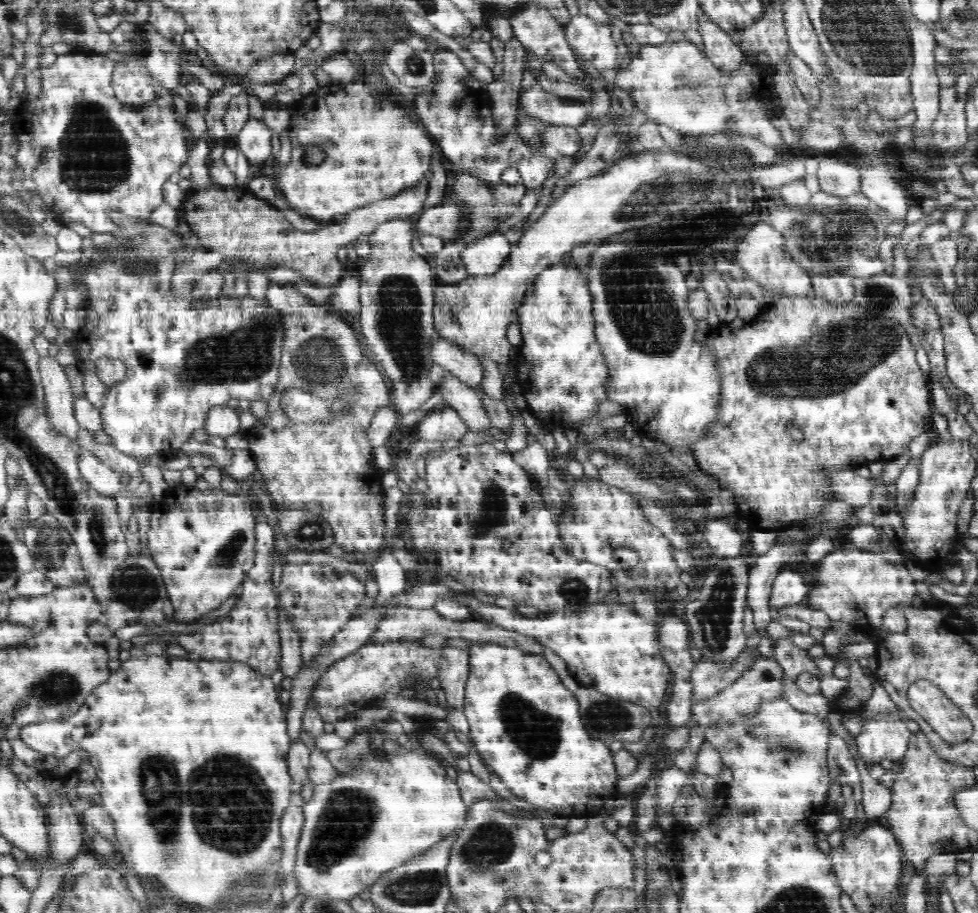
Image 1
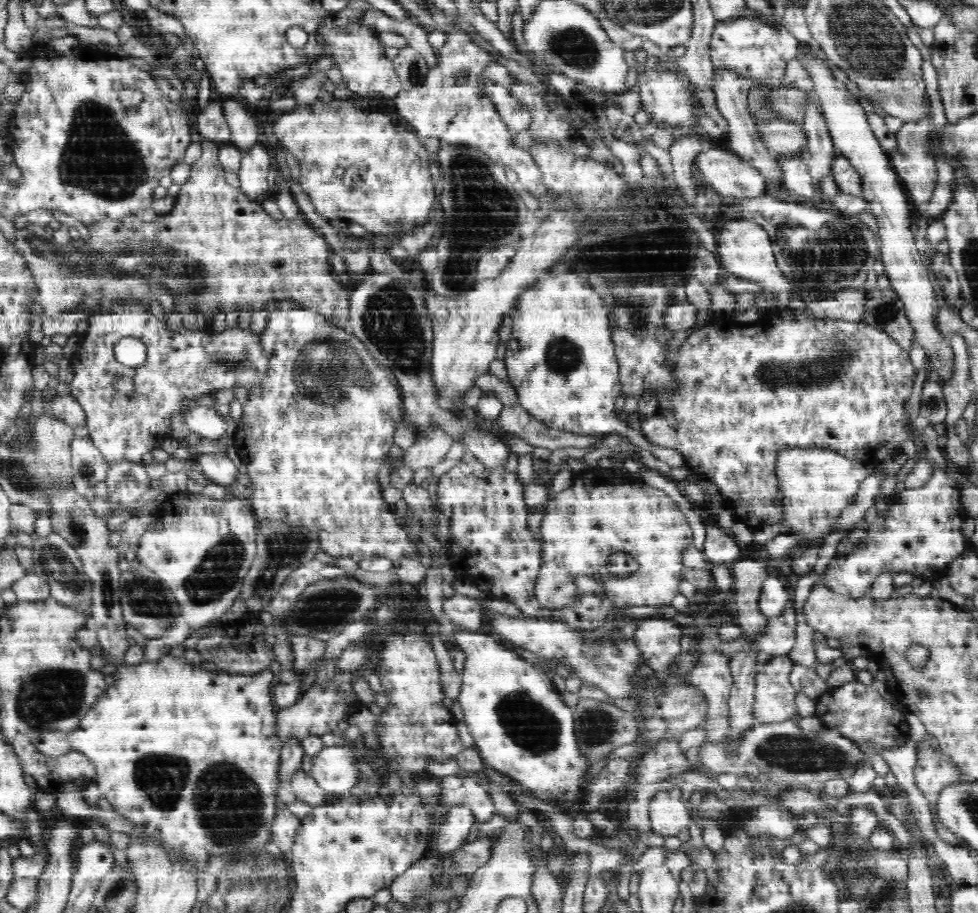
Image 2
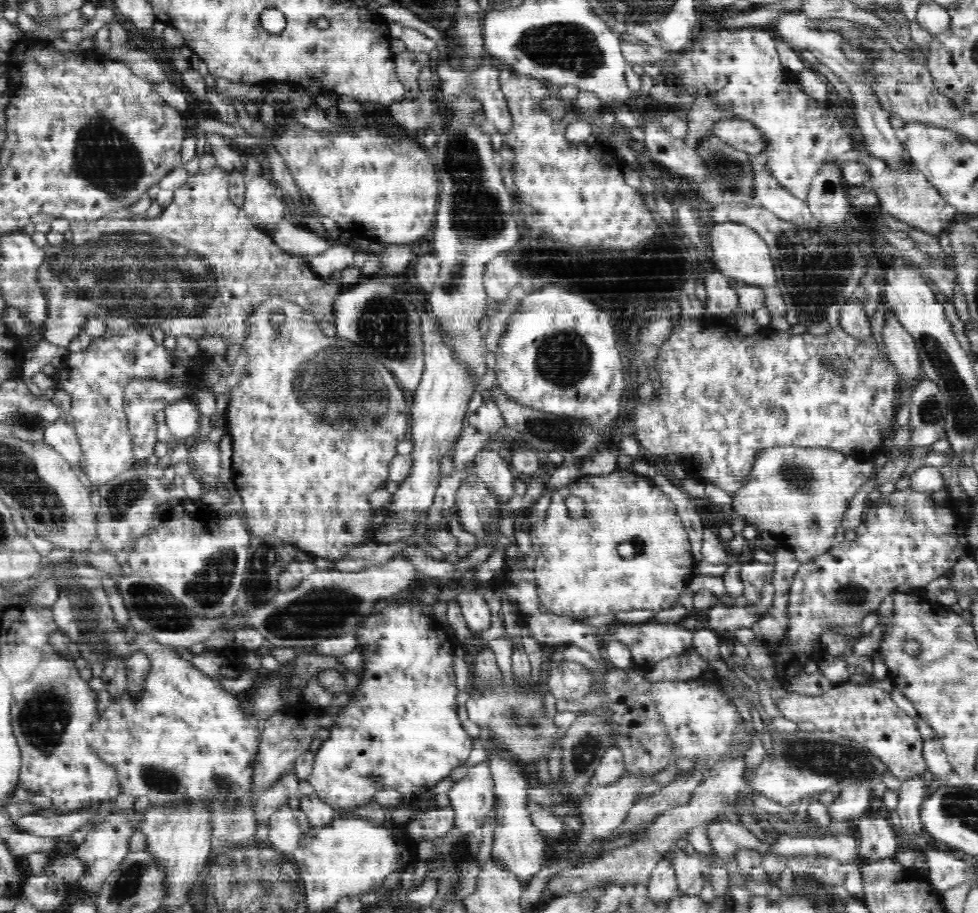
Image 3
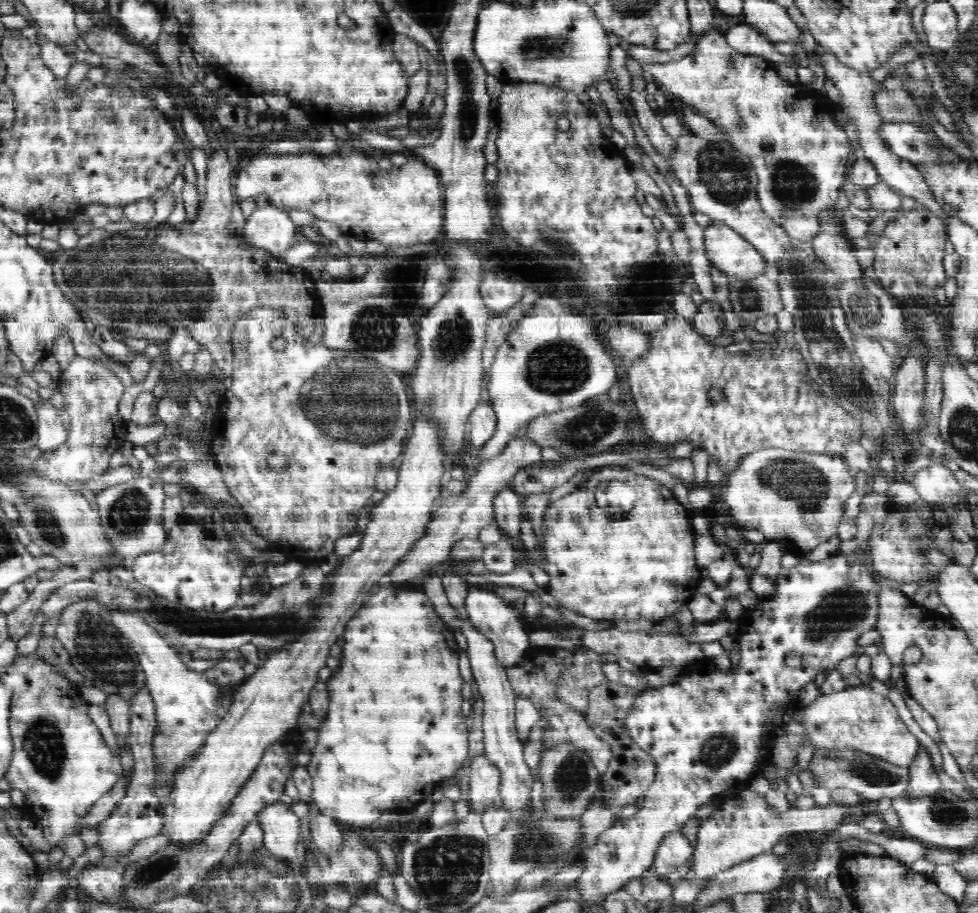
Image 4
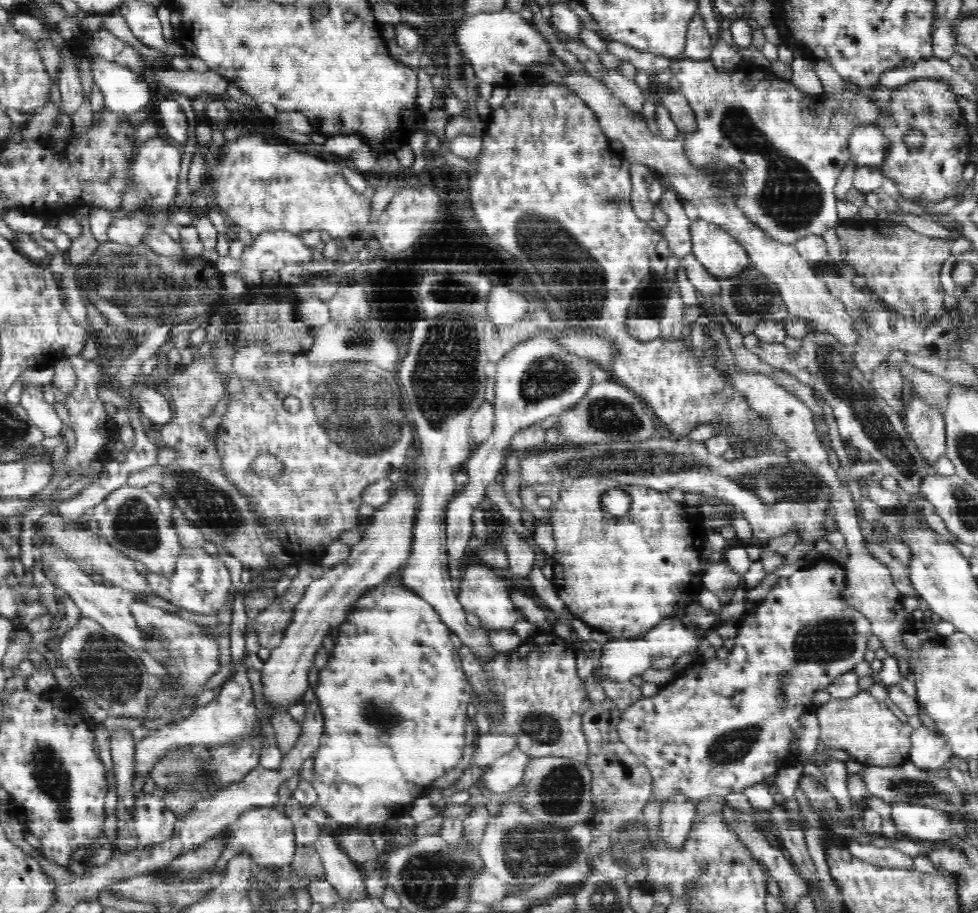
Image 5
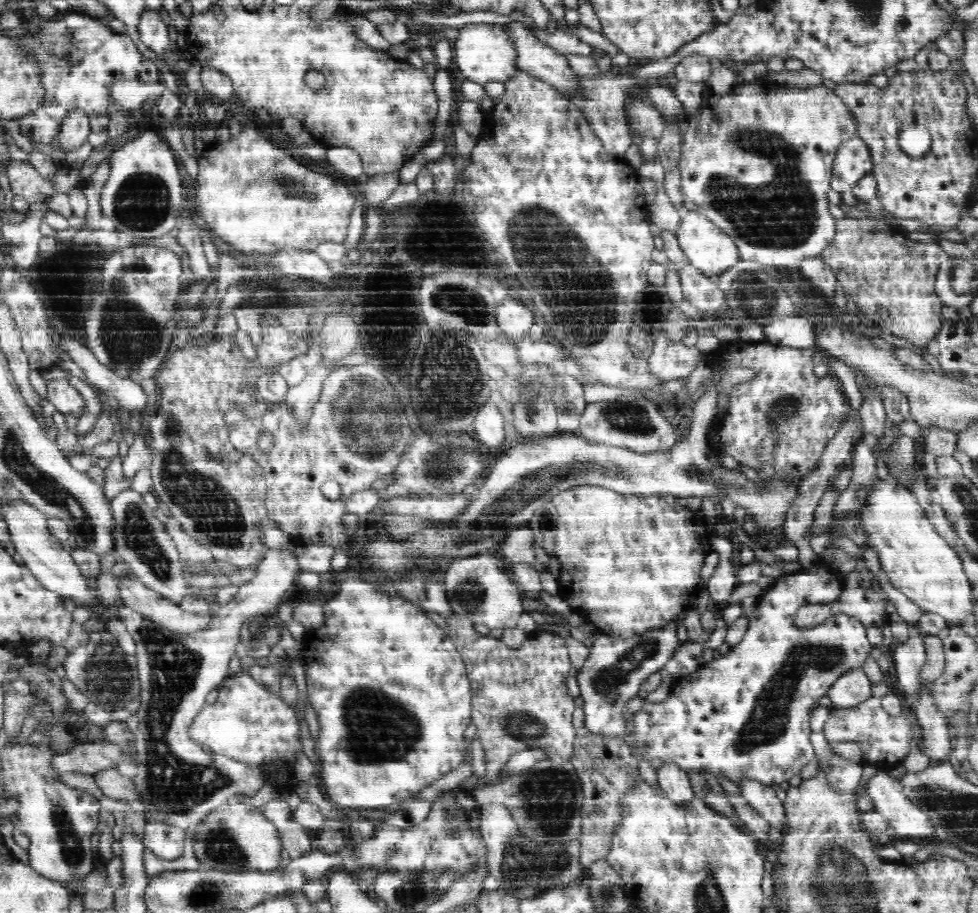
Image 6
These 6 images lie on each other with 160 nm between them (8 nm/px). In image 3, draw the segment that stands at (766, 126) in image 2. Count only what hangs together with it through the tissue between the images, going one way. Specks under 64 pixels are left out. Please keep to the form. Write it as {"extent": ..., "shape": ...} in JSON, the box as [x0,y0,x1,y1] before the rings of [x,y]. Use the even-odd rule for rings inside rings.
{"extent":[709,118,767,154],"shape":[[[736,118],[719,120],[714,122],[709,134],[748,154],[760,154],[767,147],[767,140],[763,134],[747,120]]]}

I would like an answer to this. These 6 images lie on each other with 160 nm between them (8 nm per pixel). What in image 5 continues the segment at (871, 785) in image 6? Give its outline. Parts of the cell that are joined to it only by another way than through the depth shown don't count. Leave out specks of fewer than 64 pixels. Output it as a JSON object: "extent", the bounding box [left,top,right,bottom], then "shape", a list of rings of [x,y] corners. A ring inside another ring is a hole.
{"extent":[890,802,949,840],"shape":[[[908,802],[890,803],[891,820],[897,830],[916,840],[948,840],[949,812],[938,811],[932,807],[909,804]]]}

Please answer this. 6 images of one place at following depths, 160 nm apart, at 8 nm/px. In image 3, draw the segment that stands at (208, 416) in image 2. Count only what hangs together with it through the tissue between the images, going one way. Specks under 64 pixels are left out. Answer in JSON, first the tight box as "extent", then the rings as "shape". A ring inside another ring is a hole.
{"extent":[164,399,204,439],"shape":[[[182,399],[170,404],[164,411],[165,422],[177,439],[198,436],[204,420],[198,408],[189,399]]]}

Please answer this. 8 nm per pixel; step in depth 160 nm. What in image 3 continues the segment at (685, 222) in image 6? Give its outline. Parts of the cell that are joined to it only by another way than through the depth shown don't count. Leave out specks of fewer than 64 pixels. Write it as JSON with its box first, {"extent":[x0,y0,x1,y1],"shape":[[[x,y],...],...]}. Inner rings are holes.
{"extent":[709,222,778,290],"shape":[[[724,222],[724,224],[716,223],[709,233],[712,259],[720,273],[737,282],[741,281],[748,285],[770,287],[777,290],[778,284],[776,284],[776,276],[774,276],[776,270],[769,254],[769,248],[757,231],[750,230],[738,222]]]}

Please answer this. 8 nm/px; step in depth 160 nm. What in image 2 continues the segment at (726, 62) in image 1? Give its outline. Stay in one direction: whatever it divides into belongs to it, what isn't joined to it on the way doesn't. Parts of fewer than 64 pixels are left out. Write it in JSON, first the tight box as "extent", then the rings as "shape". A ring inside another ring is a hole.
{"extent":[712,69,786,202],"shape":[[[728,69],[715,70],[714,80],[712,81],[714,81],[713,92],[715,94],[716,106],[727,122],[727,149],[746,160],[758,172],[762,172],[766,184],[766,196],[772,196],[772,198],[784,202],[786,200],[786,192],[782,187],[783,177],[780,178],[782,175],[780,160],[772,158],[769,150],[763,146],[755,127],[756,121],[750,116],[748,109],[746,97],[753,82],[749,78],[744,78],[741,75],[732,73],[732,71],[728,71]]]}

